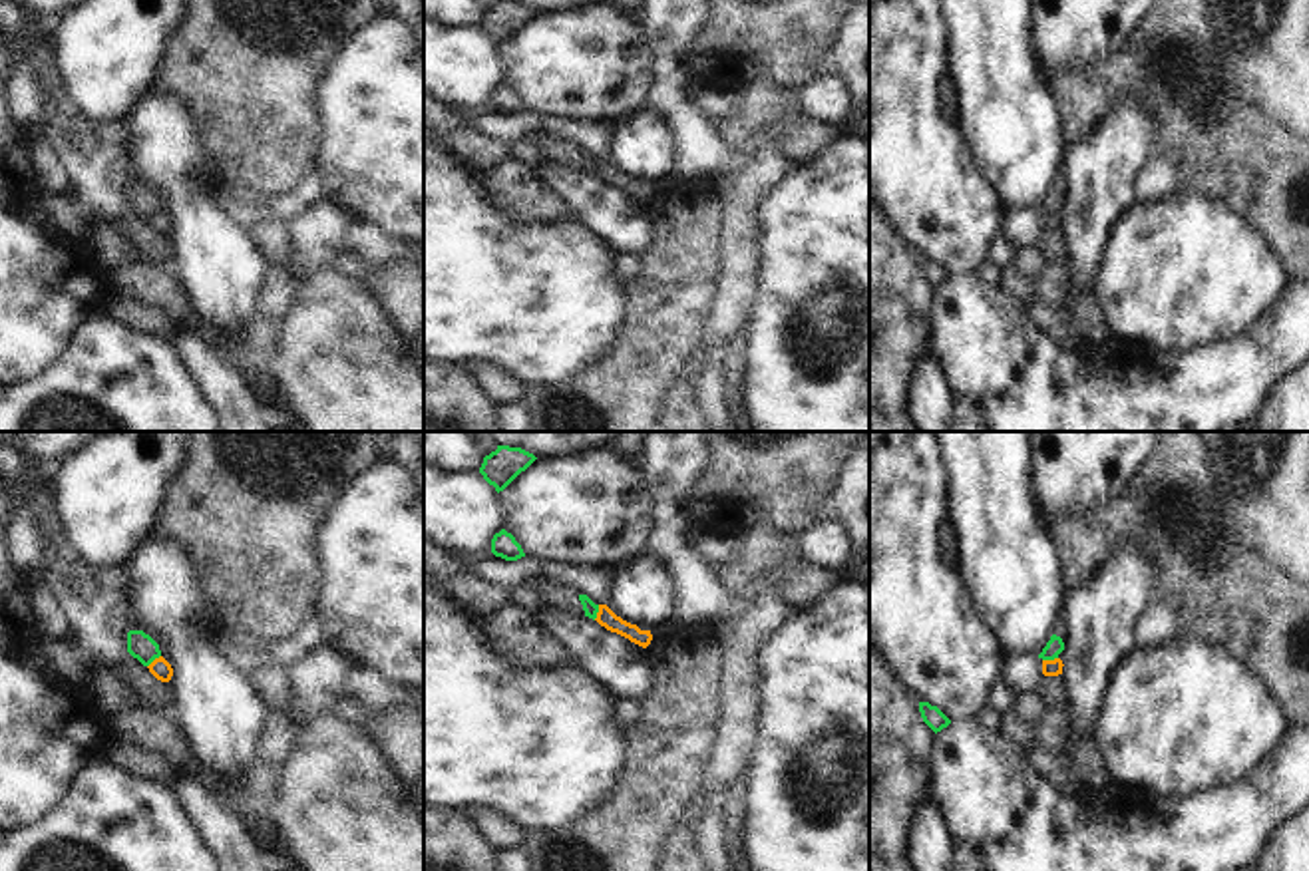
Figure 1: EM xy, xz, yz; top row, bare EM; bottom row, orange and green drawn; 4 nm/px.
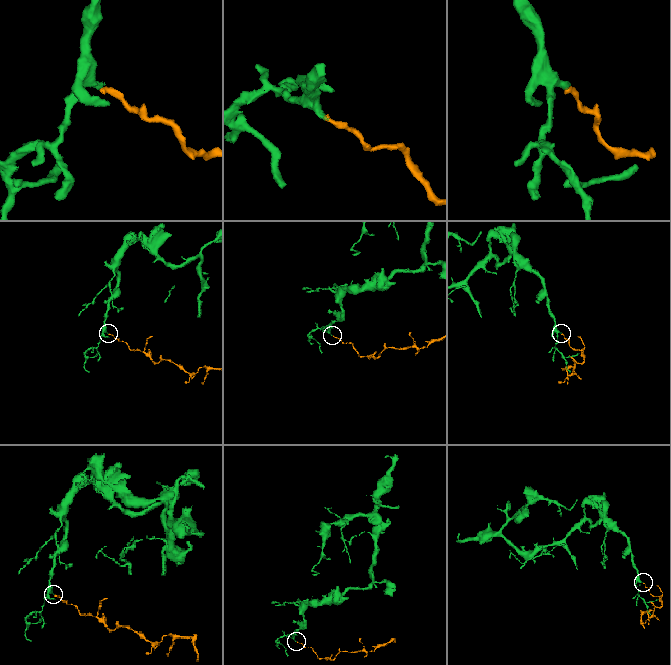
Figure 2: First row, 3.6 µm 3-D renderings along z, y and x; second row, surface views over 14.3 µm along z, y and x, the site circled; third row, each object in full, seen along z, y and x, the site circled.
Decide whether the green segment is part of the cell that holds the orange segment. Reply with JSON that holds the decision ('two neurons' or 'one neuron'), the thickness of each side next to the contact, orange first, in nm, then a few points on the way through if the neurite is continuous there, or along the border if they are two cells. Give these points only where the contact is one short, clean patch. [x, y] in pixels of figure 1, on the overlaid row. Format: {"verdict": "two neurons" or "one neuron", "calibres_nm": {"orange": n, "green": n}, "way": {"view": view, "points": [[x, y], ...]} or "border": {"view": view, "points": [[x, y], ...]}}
{"verdict": "two neurons", "calibres_nm": {"orange": 80, "green": 60}, "border": {"view": "xz", "points": [[599, 605], [593, 619]]}}

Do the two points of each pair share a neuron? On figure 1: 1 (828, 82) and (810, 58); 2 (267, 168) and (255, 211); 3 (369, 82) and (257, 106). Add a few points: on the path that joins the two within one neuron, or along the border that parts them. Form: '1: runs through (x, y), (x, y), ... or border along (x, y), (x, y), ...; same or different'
1: border along (824, 68), (796, 92); different
2: border along (305, 174), (285, 191), (229, 183), (215, 197); different
3: border along (337, 54), (313, 94), (319, 140); different

